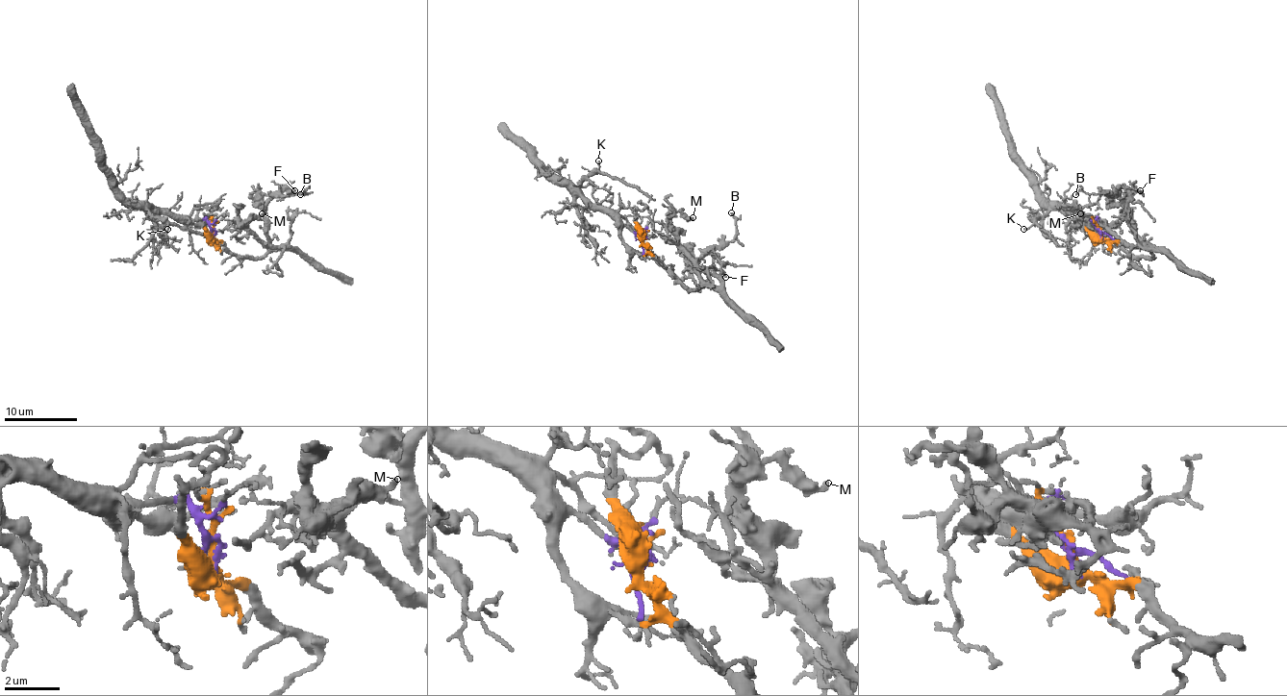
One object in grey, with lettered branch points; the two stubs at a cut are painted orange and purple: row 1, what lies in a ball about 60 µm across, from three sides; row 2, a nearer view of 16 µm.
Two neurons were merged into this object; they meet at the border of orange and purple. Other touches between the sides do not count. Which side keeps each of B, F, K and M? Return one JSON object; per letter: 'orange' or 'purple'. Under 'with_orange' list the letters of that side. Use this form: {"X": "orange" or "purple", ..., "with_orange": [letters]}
{"B": "orange", "F": "orange", "K": "purple", "M": "orange", "with_orange": ["B", "F", "M"]}

